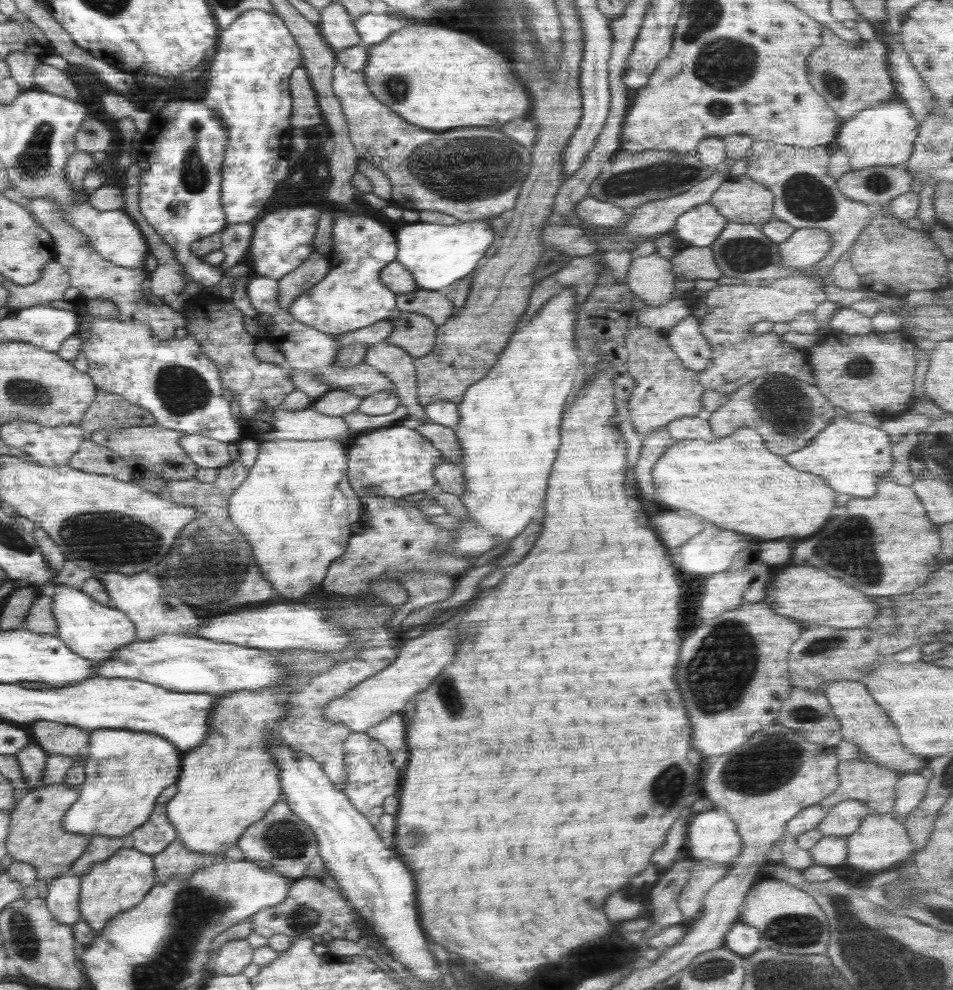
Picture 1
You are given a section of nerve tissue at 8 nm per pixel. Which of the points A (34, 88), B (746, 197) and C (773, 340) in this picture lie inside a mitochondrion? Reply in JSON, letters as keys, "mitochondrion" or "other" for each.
{"A":"other","B":"other","C":"other"}

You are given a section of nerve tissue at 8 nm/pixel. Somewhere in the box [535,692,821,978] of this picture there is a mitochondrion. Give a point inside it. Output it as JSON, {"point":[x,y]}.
{"point":[771,762]}

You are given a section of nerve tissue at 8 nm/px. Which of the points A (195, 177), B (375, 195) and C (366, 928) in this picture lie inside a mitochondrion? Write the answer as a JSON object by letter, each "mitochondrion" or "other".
{"A":"mitochondrion","B":"other","C":"other"}

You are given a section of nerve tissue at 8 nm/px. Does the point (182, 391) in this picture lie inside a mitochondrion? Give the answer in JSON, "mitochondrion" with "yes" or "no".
{"mitochondrion":"yes"}

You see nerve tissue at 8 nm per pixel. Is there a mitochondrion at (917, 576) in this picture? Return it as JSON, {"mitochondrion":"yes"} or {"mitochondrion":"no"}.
{"mitochondrion":"no"}

